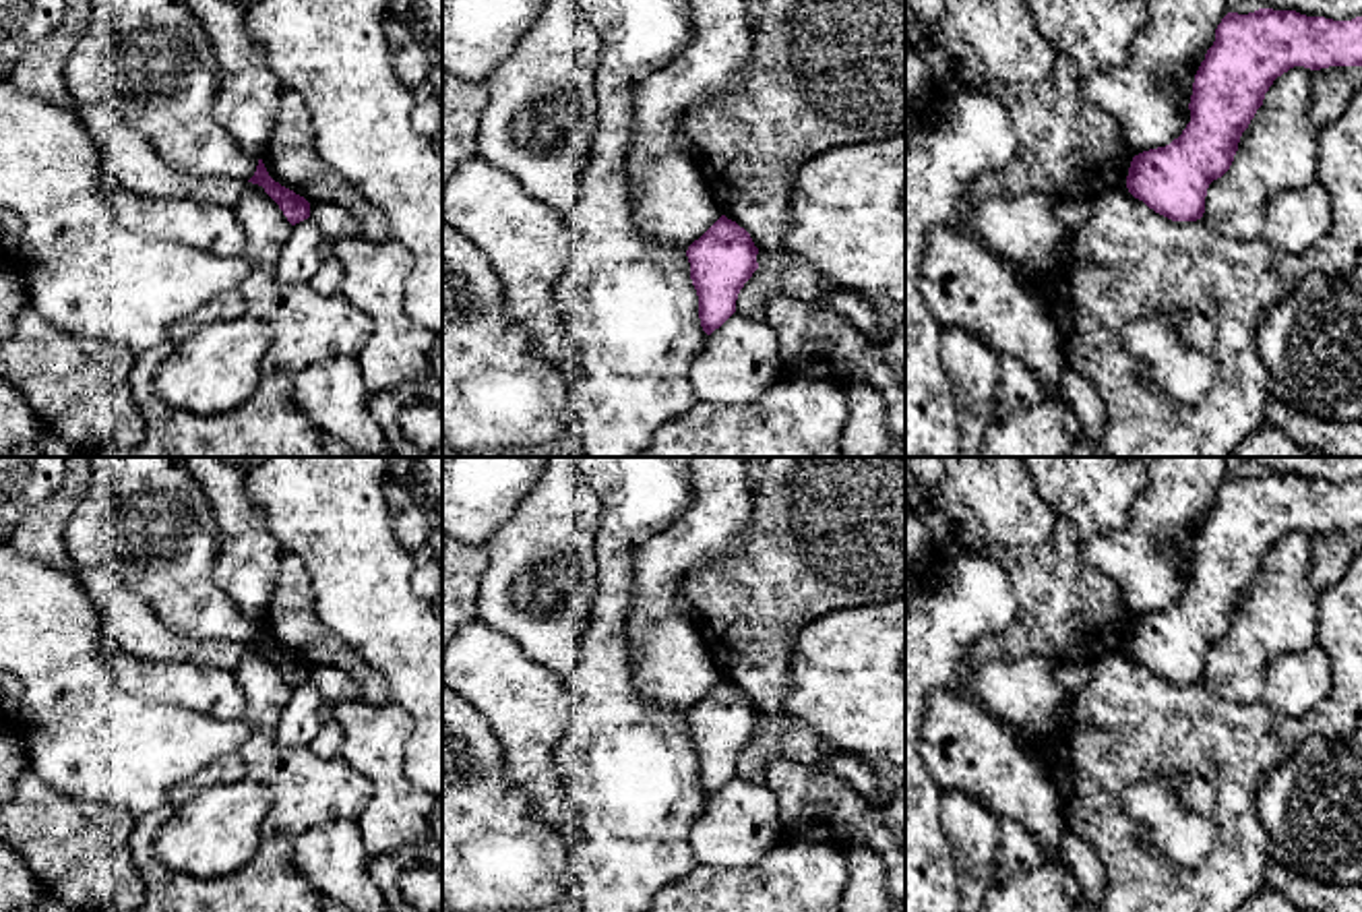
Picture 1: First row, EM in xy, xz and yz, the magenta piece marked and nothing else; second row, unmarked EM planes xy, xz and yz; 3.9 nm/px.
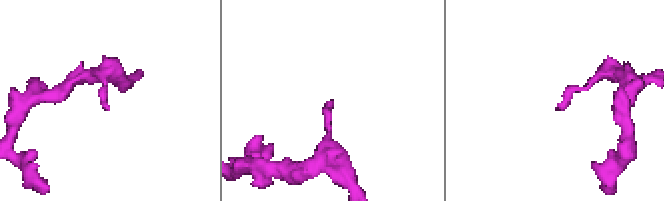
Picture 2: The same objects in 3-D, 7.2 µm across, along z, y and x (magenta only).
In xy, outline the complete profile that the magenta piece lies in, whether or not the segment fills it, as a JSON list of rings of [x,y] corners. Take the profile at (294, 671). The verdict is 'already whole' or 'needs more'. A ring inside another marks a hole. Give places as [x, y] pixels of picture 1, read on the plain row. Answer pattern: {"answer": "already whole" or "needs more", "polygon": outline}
{"answer": "already whole", "polygon": [[[258,622],[256,635],[248,645],[262,649],[265,656],[279,668],[291,689],[310,680],[310,666],[293,653],[275,645],[269,639],[262,622]]]}

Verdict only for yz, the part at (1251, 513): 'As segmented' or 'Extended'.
As segmented

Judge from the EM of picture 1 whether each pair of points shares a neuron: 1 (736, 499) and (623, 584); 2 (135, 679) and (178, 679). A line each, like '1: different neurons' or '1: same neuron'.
1: different neurons
2: same neuron

